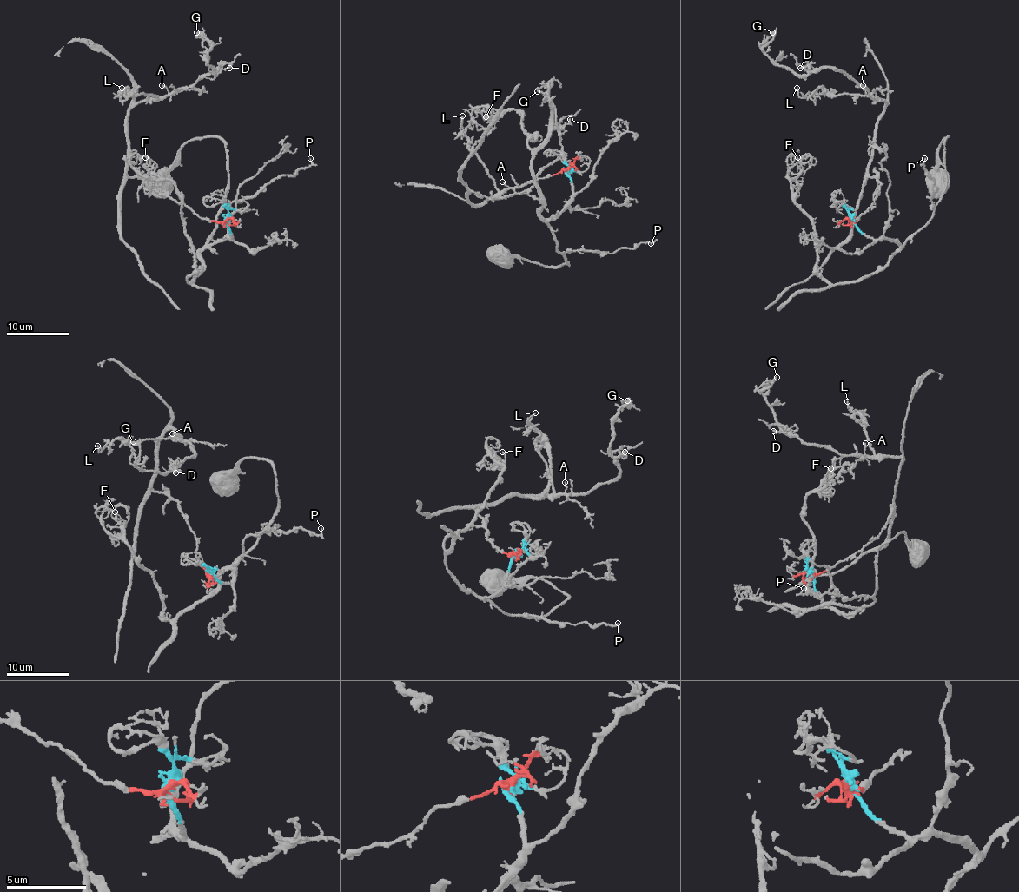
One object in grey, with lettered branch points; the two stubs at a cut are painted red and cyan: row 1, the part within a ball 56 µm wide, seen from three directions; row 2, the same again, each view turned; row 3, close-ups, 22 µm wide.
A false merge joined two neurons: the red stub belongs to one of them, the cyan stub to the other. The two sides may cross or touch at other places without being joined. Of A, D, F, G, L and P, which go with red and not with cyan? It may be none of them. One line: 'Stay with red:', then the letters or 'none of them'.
Stay with red: A, D, G, L

